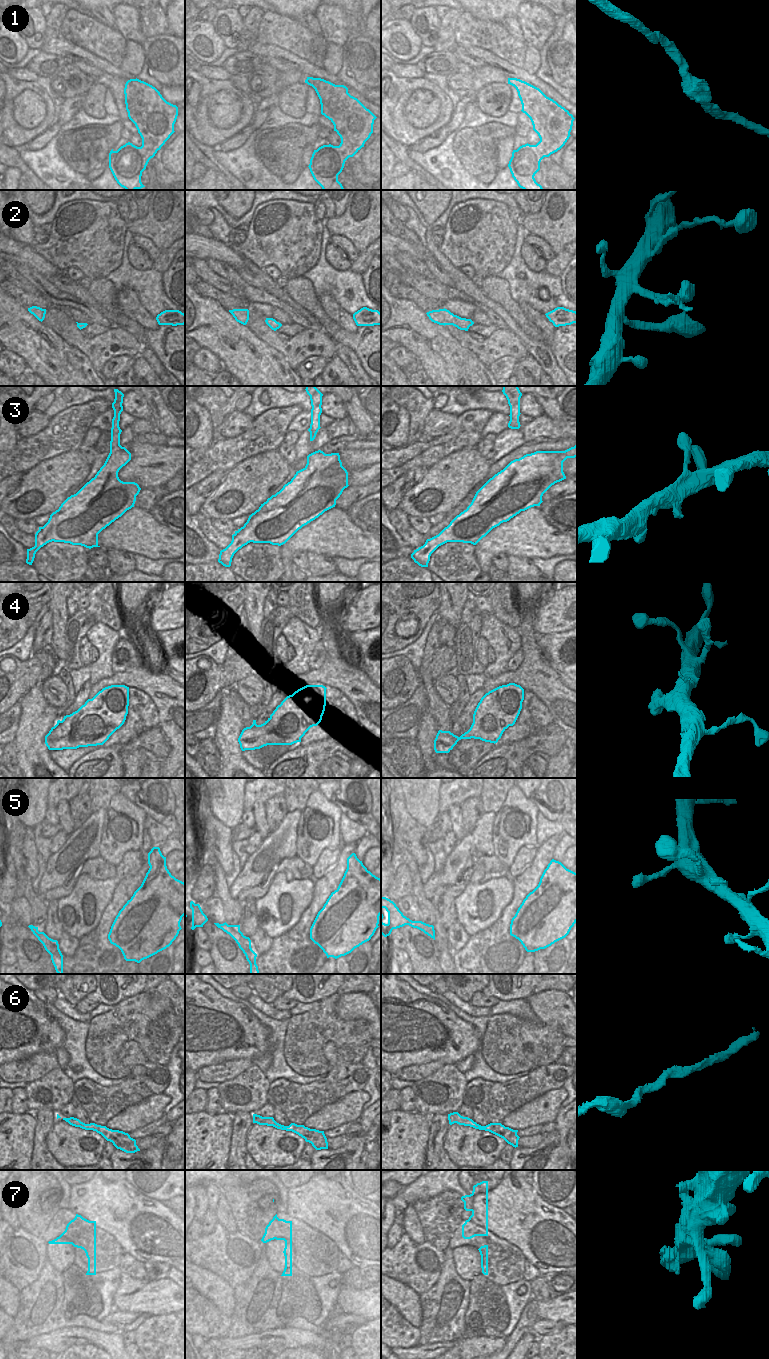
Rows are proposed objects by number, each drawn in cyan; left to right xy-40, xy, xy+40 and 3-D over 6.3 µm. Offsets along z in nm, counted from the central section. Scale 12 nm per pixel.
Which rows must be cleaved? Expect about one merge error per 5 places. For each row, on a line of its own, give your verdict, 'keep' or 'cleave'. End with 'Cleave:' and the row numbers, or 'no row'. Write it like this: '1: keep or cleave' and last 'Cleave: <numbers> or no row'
1: keep
2: keep
3: keep
4: keep
5: keep
6: keep
7: keep
Cleave: no row

